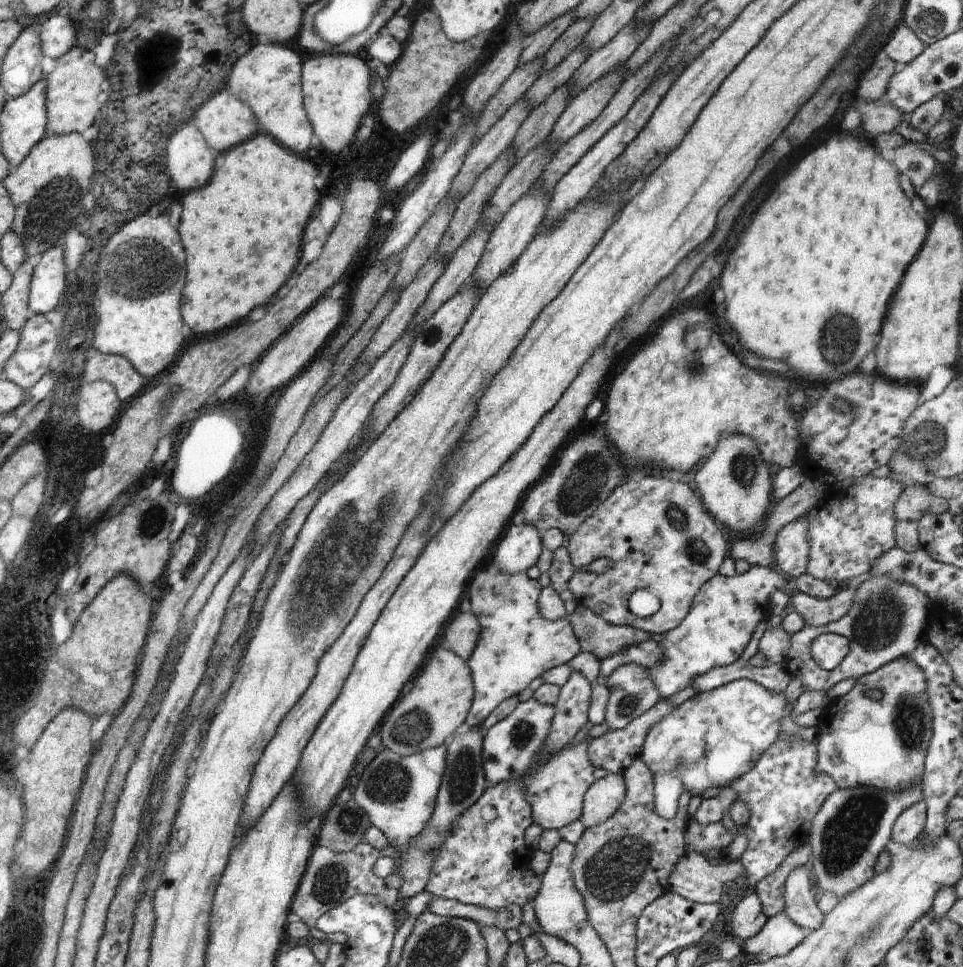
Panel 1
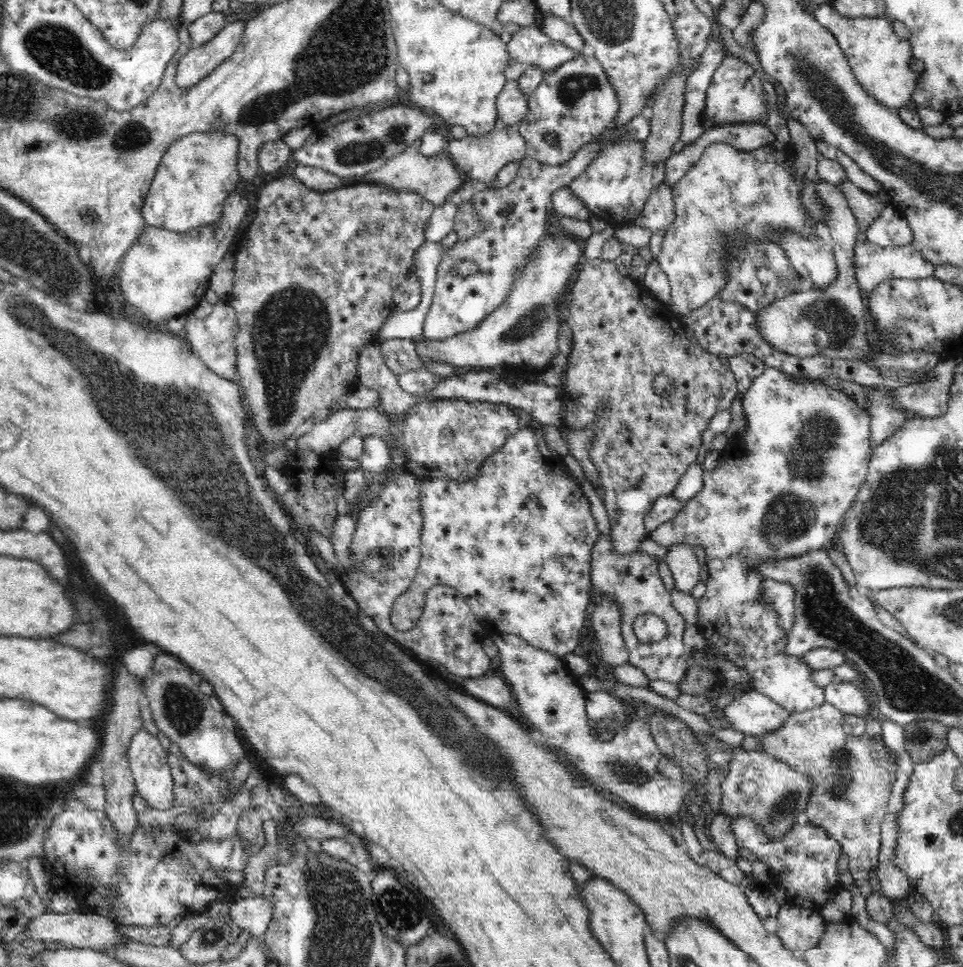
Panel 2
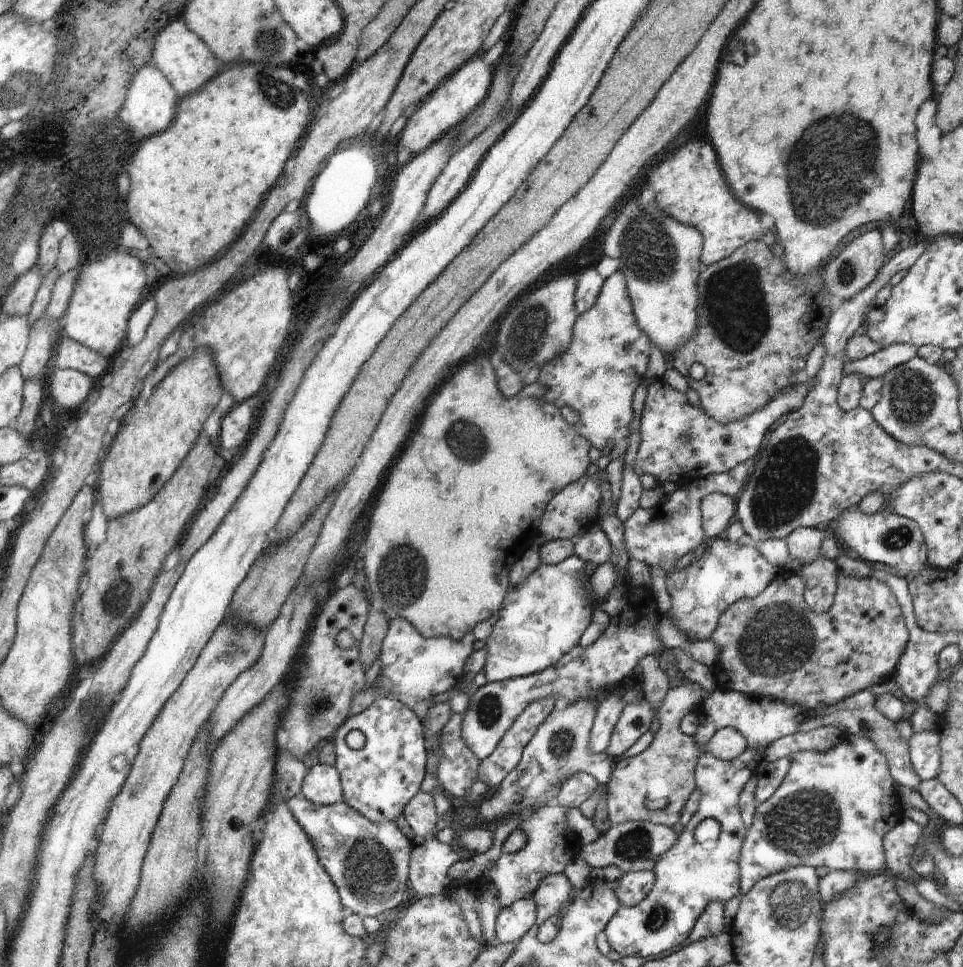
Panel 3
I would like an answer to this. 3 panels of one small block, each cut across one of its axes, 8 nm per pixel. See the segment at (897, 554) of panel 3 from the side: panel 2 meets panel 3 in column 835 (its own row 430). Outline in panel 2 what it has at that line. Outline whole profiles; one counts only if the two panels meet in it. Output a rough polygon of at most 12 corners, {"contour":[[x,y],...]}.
{"contour":[[527,426],[476,478],[424,478],[431,587],[485,634],[562,658],[586,628],[601,534]]}

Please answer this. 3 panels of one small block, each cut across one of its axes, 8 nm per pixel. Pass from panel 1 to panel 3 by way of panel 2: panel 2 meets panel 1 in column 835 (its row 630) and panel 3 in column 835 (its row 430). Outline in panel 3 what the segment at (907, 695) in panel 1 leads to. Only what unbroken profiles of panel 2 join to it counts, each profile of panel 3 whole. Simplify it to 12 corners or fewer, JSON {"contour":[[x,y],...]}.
{"contour":[[869,738],[789,755],[739,856],[743,896],[798,865],[882,872],[903,818]]}

